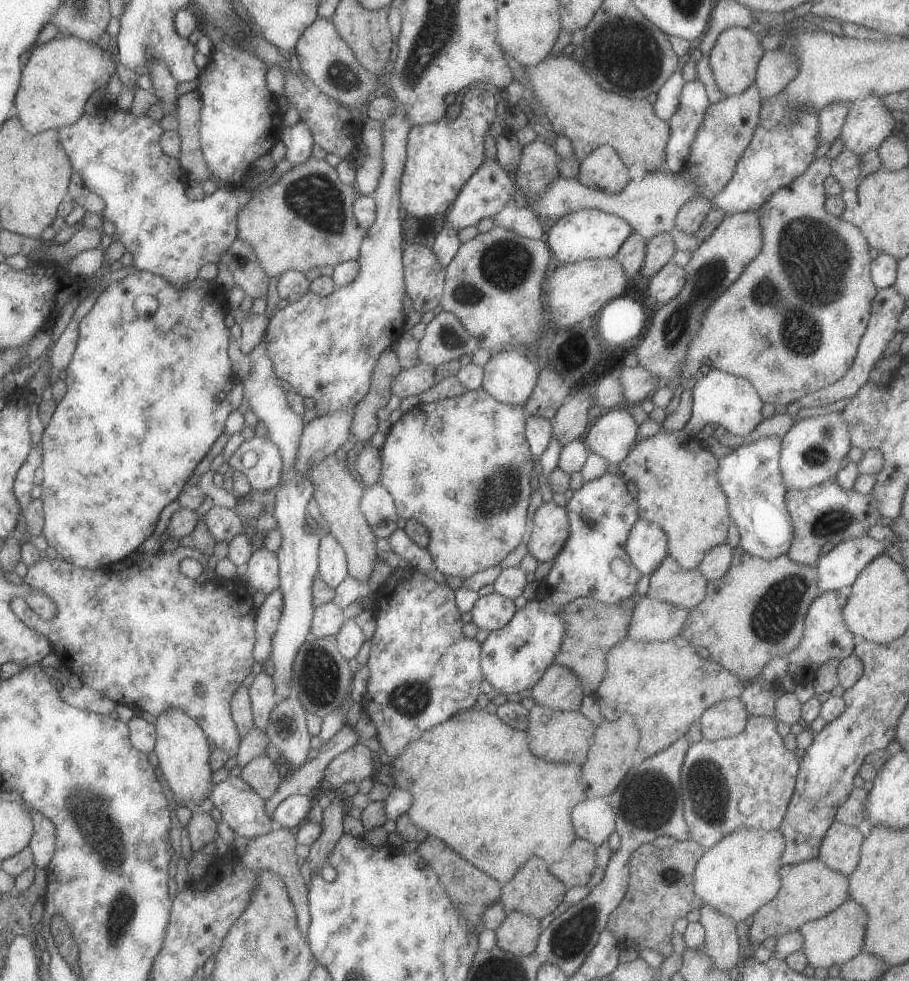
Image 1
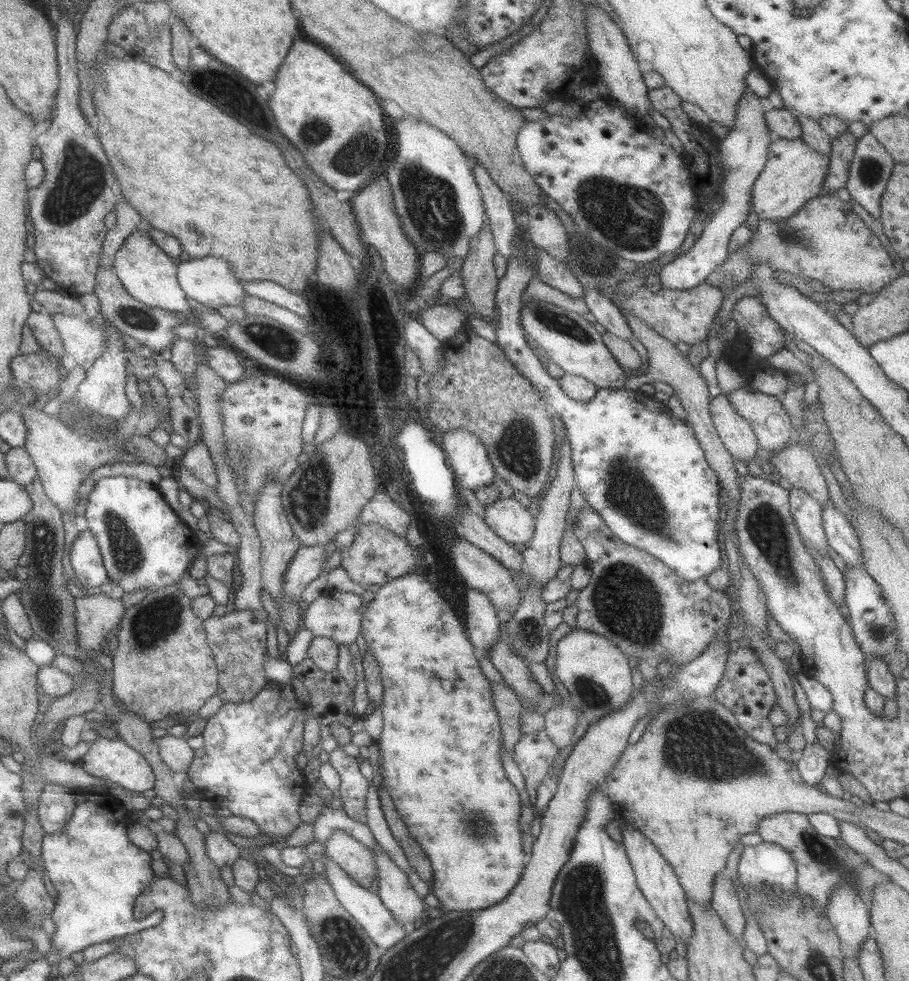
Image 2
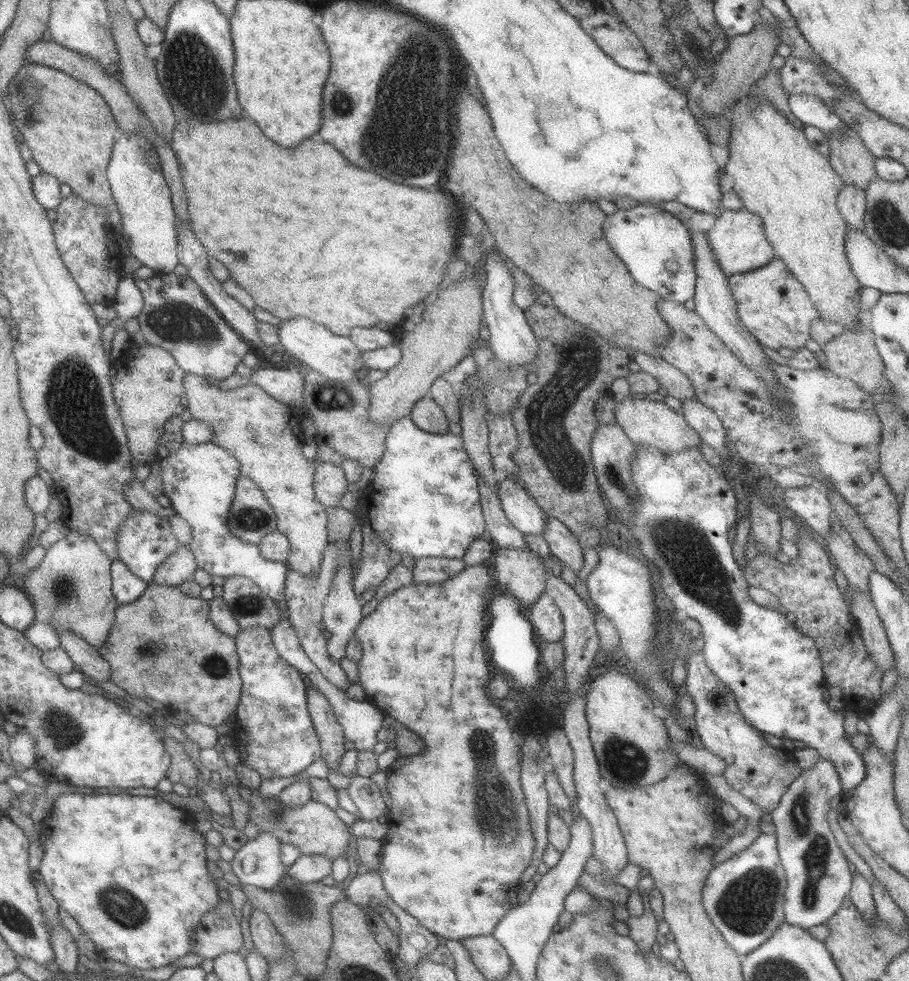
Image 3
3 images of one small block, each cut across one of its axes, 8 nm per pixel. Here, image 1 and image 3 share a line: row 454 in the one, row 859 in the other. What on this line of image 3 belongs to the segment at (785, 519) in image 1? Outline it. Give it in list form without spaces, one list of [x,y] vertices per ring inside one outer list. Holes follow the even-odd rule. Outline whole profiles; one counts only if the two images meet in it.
[[[761,834],[745,849],[734,853],[727,859],[723,859],[721,863],[714,866],[707,876],[702,892],[702,900],[710,920],[716,925],[725,941],[743,957],[764,944],[785,922],[786,890],[787,876],[779,859],[776,835]]]

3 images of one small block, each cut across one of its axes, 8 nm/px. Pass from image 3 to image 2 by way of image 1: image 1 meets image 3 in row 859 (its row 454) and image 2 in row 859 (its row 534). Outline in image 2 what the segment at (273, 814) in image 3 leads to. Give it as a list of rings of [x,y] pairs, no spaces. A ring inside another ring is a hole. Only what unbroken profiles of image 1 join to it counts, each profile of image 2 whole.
[[[335,830],[325,844],[326,856],[360,883],[361,887],[372,888],[372,882],[377,876],[377,864],[369,848],[343,830]]]

